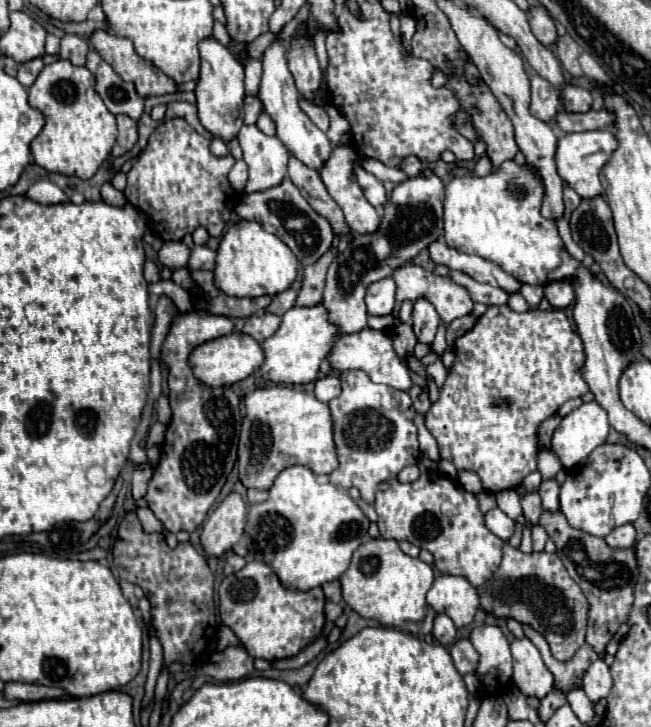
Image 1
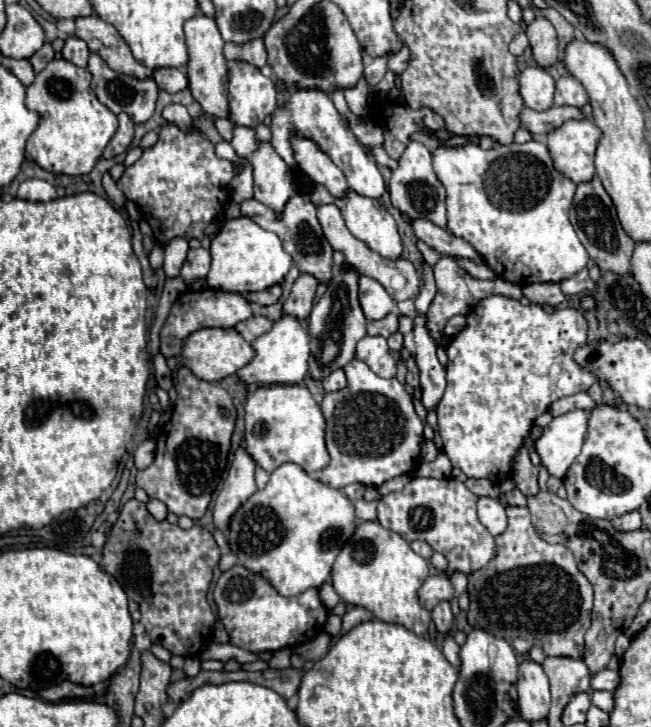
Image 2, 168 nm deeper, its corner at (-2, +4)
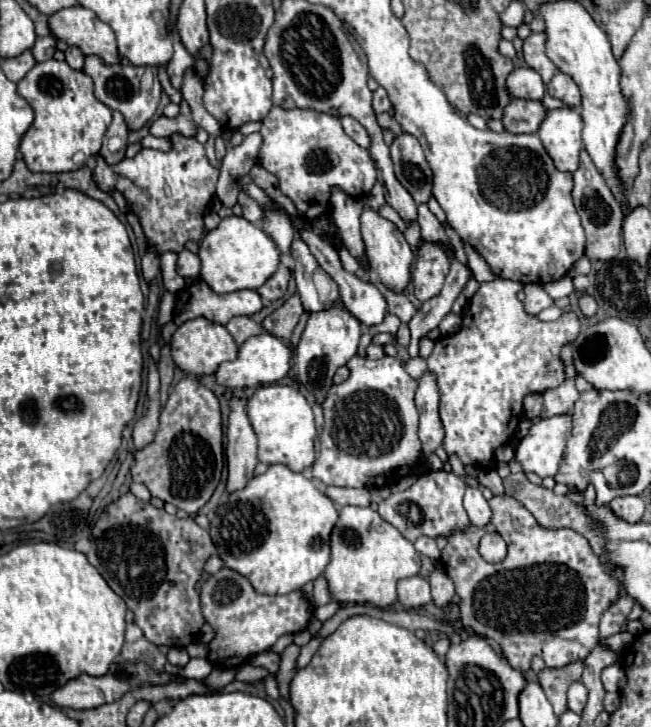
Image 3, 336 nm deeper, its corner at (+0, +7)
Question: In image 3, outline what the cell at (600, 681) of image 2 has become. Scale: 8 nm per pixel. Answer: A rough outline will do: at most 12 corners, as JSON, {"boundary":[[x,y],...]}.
{"boundary":[[609,665],[601,673],[605,691],[619,693],[627,683],[623,667]]}

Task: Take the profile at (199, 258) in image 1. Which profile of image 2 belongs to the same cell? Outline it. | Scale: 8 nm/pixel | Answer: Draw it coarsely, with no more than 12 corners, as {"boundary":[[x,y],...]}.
{"boundary":[[205,248],[189,250],[181,278],[191,284],[205,278],[211,254]]}

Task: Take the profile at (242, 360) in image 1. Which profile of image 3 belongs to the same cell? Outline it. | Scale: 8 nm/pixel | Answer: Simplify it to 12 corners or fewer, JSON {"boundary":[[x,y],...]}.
{"boundary":[[185,321],[171,337],[171,357],[193,377],[237,357],[223,325]]}

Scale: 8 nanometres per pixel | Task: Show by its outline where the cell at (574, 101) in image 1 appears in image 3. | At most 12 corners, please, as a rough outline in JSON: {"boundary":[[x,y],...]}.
{"boundary":[[555,73],[547,93],[569,107],[581,105],[575,81]]}

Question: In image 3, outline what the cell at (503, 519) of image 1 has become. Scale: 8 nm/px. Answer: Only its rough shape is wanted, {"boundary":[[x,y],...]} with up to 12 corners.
{"boundary":[[467,487],[463,505],[469,521],[485,527],[491,507],[479,487]]}

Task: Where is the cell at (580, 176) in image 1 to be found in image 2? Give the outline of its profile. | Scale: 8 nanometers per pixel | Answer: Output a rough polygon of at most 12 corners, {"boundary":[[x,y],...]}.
{"boundary":[[569,120],[547,136],[551,158],[575,184],[595,176],[601,130]]}

